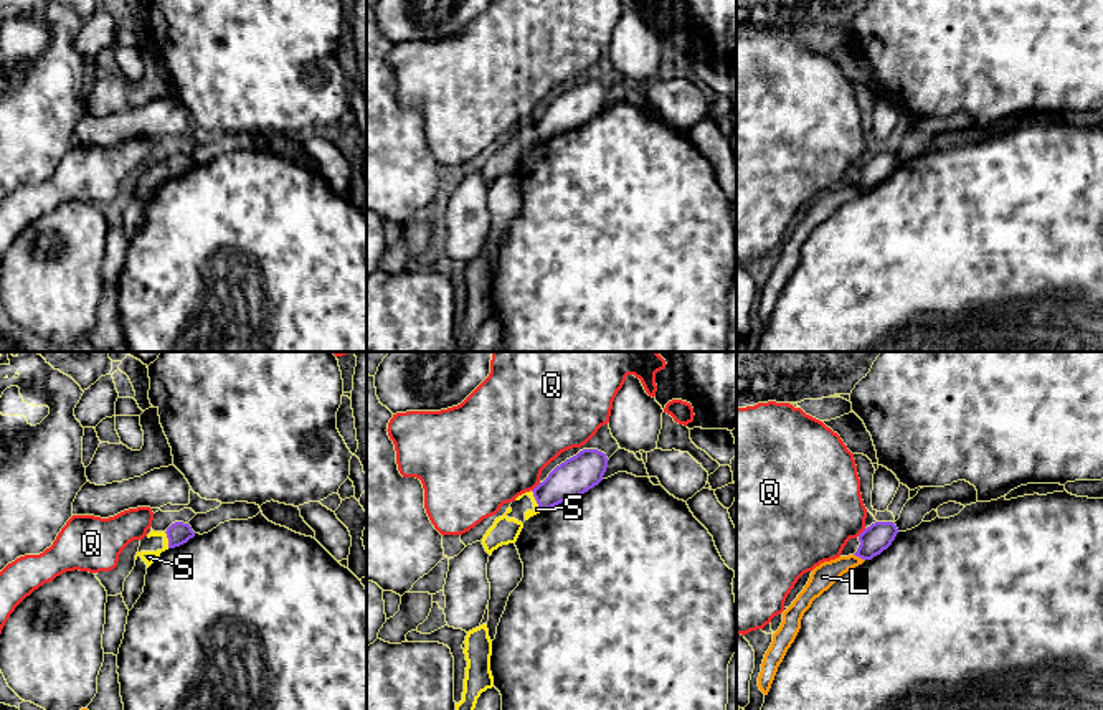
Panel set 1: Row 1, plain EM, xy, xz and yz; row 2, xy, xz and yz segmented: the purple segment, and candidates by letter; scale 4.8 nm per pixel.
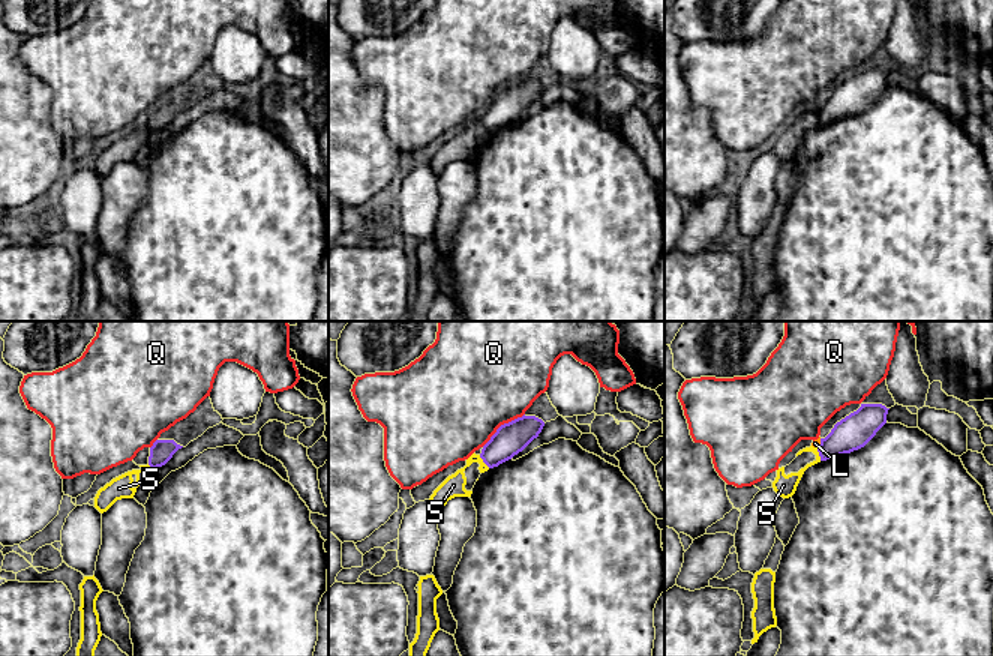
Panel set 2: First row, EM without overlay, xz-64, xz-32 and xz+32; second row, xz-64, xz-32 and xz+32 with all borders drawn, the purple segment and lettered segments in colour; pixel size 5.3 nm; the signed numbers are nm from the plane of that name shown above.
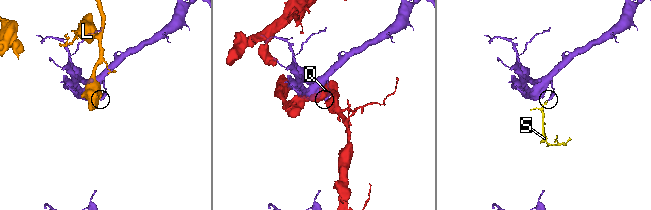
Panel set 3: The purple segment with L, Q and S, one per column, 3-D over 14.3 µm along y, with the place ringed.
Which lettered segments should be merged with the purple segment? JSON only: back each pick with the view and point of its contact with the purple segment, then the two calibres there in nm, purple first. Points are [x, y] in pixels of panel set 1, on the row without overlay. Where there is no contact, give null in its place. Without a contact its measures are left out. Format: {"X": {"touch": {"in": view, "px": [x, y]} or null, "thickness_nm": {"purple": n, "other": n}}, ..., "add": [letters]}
{"add": []}

